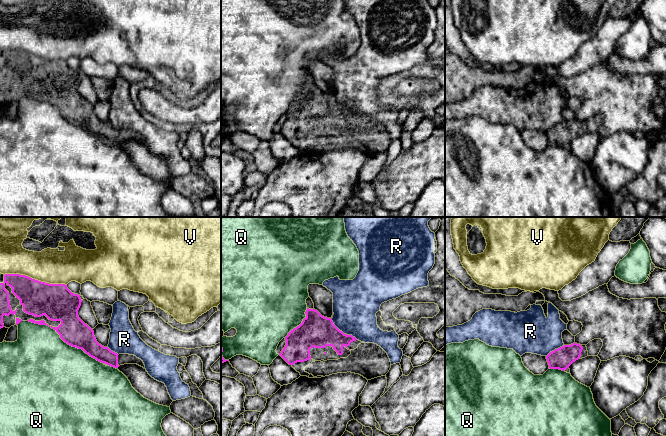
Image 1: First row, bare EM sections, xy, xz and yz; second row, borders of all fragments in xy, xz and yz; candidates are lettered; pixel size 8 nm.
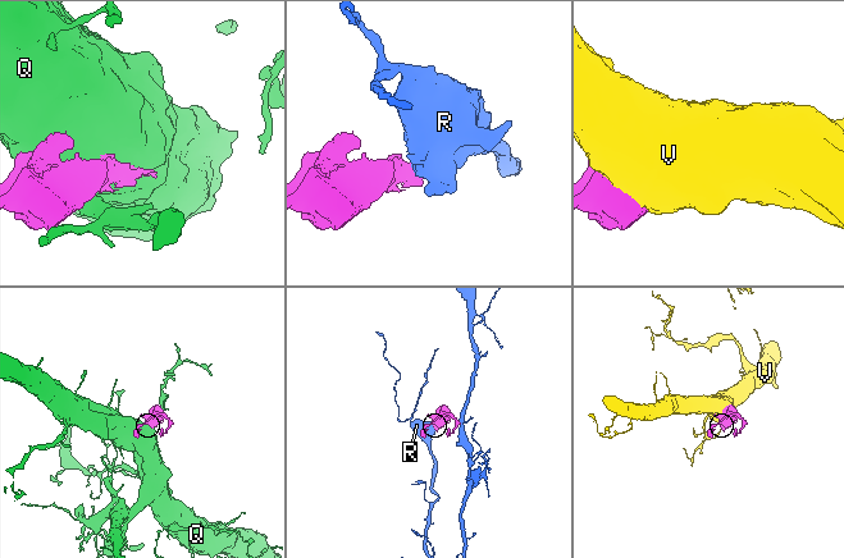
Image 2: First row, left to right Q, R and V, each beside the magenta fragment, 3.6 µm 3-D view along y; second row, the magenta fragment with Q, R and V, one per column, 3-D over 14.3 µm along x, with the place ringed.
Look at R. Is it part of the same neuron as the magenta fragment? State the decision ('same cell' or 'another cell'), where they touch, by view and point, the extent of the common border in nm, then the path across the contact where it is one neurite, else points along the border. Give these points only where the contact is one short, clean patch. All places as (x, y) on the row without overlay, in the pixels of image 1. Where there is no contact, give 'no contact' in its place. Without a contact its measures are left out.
another cell; meets magenta in xz at (342, 108); contact 280 nm long; border along xz (331, 95), (340, 106), (351, 110), (357, 115)

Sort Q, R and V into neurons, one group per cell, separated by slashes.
Q / R / V

